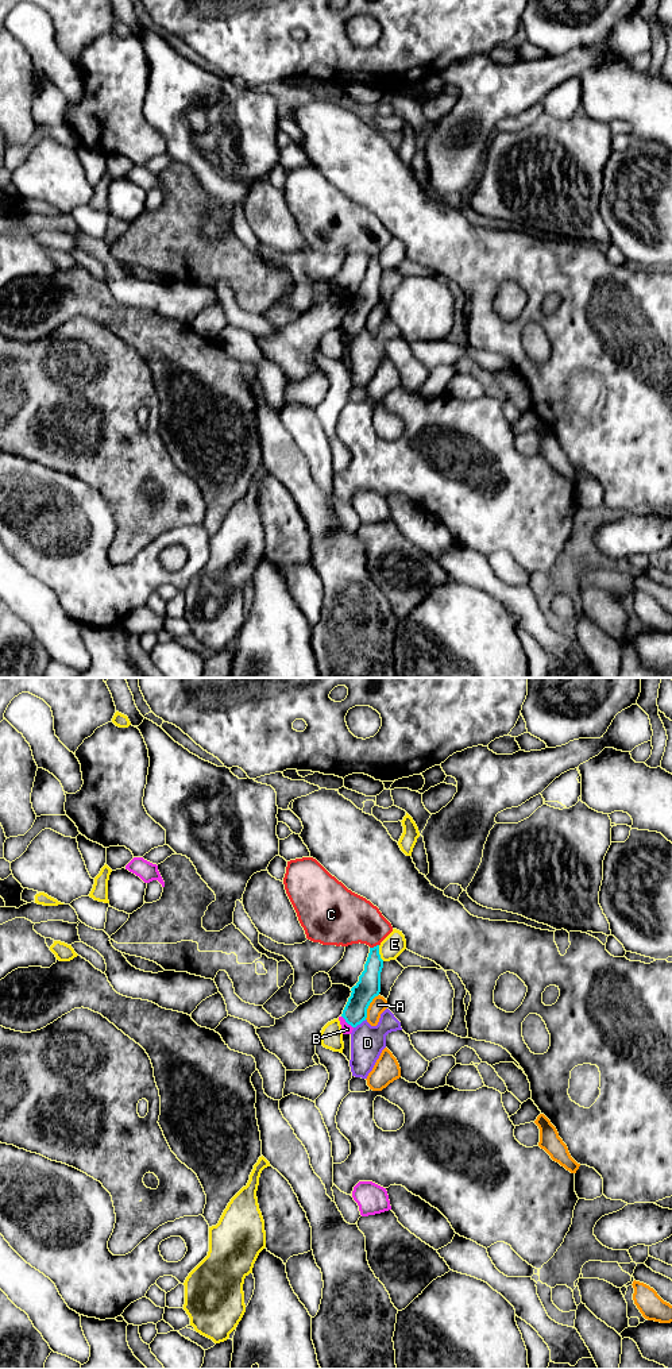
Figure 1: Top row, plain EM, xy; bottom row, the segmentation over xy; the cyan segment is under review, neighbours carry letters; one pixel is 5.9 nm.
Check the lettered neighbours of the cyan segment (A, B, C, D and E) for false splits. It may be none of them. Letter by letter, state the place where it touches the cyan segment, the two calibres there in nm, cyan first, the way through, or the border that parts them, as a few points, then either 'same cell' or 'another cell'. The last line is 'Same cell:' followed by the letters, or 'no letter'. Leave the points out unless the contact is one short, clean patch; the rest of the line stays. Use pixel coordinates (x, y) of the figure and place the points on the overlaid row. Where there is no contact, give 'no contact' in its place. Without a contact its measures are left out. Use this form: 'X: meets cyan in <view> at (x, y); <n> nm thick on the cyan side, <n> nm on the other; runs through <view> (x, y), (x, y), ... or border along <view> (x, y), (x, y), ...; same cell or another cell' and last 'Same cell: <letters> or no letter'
A: meets cyan in xy at (369, 1005); 140 nm thick on the cyan side, 90 nm on the other; border along xy (378, 994), (370, 1003), (365, 1018); another cell
B: meets cyan in xy at (347, 1022); 140 nm thick on the cyan side, 60 nm on the other; border along xy (342, 1015), (352, 1028); another cell
C: meets cyan in xy at (374, 947); 140 nm thick on the cyan side, 320 nm on the other; border along xy (378, 944), (370, 948); another cell
D: meets cyan in xy at (359, 1024); 140 nm thick on the cyan side, 200 nm on the other; another cell
E: meets cyan in xy at (378, 953); 140 nm thick on the cyan side, 140 nm on the other; another cell
Same cell: no letter

